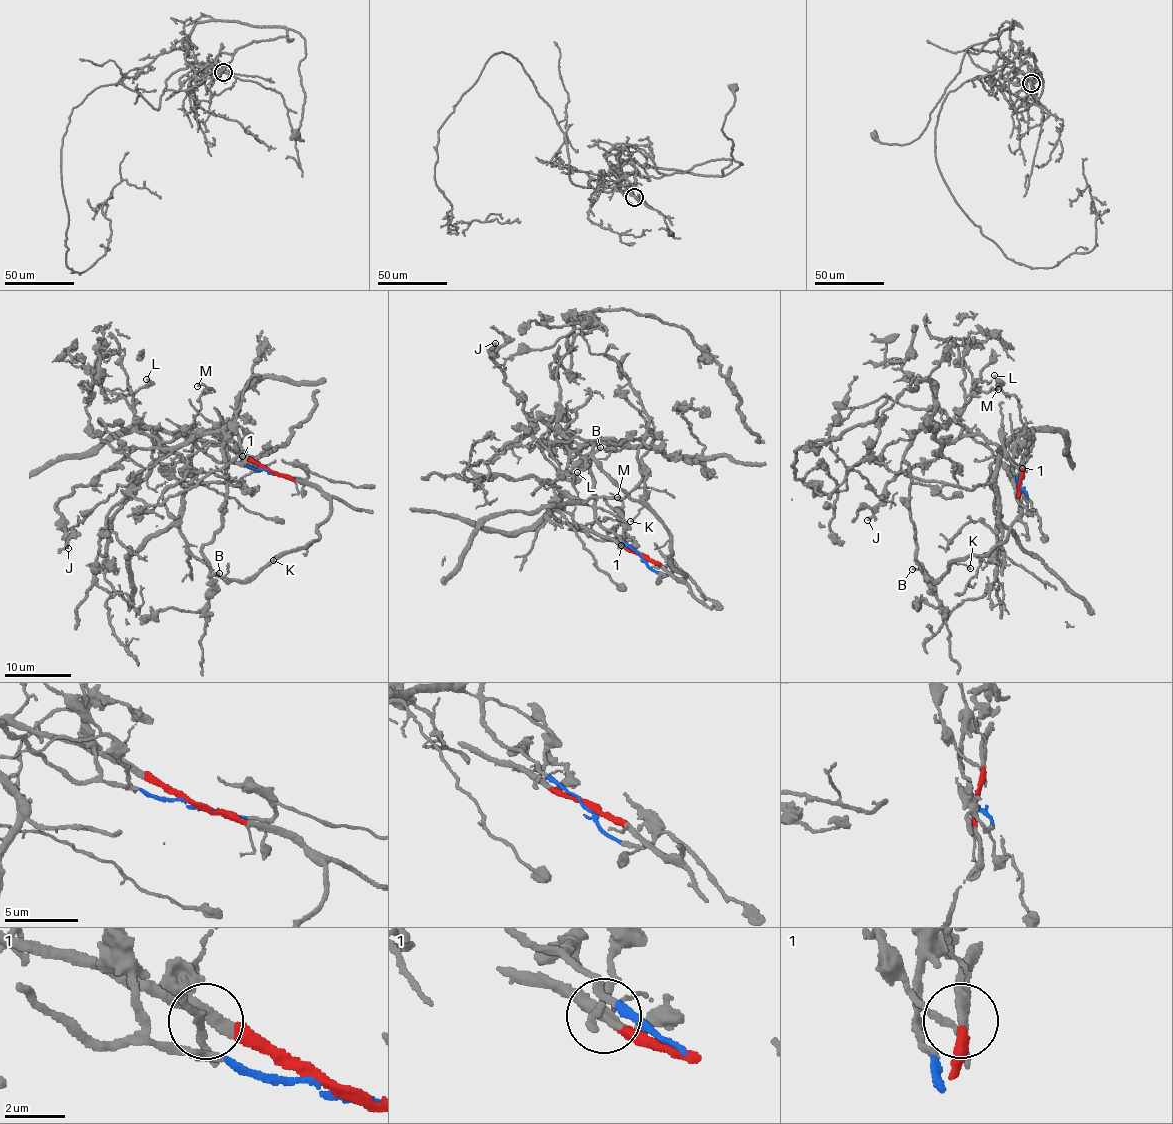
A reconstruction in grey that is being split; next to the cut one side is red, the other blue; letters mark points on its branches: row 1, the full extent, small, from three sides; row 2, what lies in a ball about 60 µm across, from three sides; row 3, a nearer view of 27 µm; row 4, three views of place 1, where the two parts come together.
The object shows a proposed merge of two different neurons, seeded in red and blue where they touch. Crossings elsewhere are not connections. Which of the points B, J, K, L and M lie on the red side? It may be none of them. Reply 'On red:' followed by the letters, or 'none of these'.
On red: B, K, M

